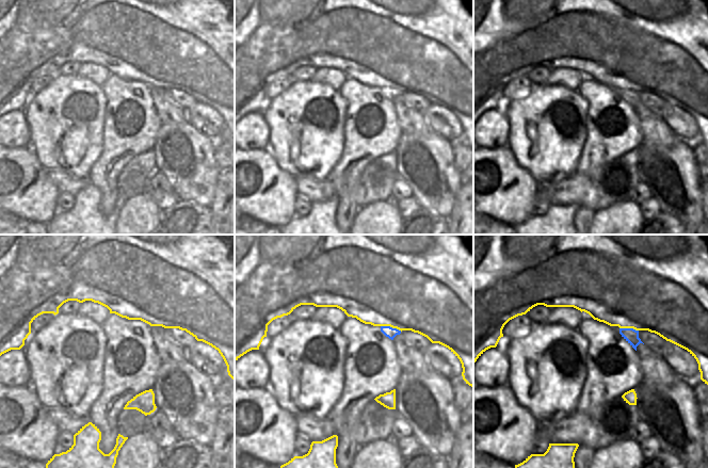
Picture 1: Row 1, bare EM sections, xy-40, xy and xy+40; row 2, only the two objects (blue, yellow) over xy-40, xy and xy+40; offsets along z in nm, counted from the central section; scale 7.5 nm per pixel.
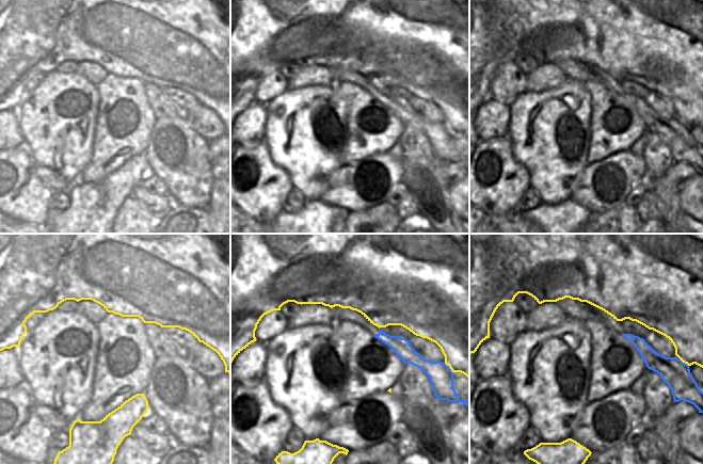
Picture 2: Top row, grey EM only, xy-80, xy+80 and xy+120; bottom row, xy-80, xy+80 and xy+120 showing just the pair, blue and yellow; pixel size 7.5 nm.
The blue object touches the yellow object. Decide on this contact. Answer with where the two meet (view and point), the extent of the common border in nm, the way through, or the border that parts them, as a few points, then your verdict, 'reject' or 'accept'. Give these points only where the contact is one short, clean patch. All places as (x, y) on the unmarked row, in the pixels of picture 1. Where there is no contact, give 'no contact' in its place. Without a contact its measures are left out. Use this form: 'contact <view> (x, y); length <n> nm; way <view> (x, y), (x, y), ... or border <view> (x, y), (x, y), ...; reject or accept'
contact xy (391, 89); length 170 nm; reject

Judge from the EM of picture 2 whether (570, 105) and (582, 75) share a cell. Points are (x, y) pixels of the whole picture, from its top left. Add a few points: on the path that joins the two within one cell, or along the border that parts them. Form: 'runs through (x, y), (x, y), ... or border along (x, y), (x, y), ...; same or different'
border along (569, 78), (582, 82); different

